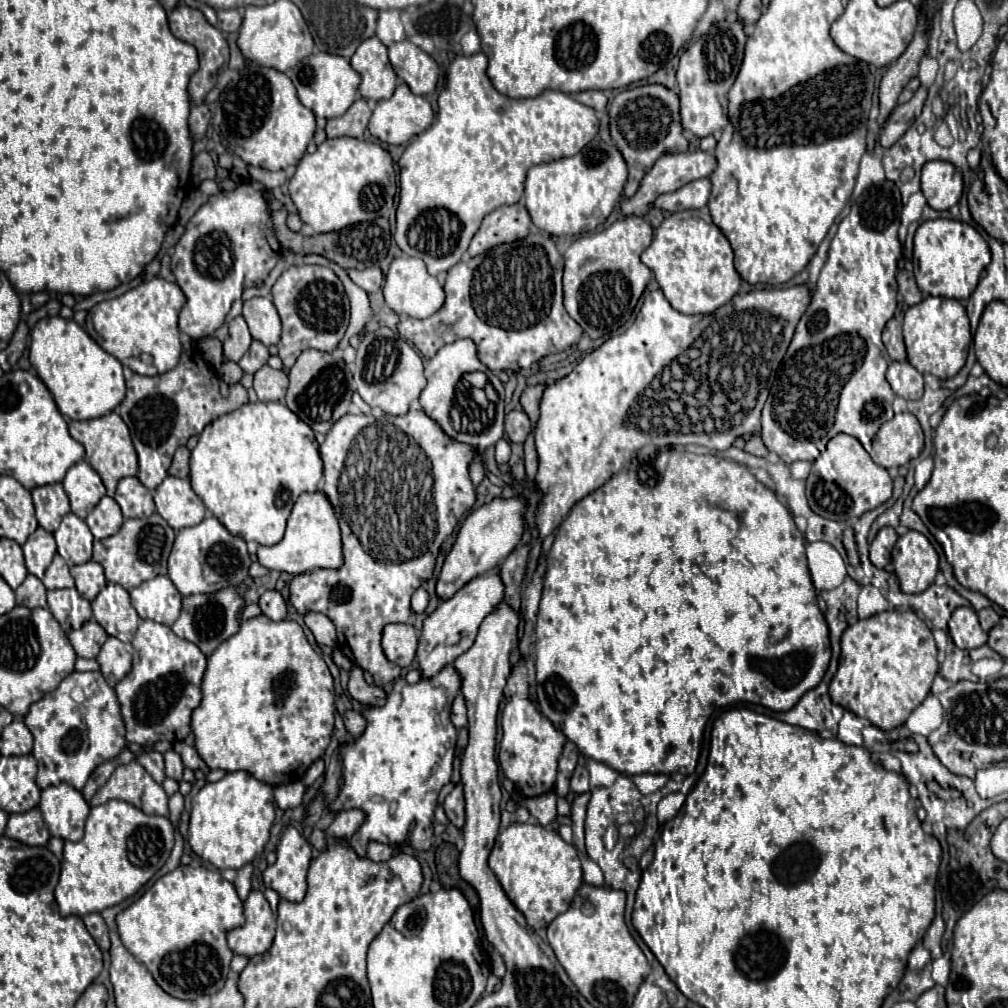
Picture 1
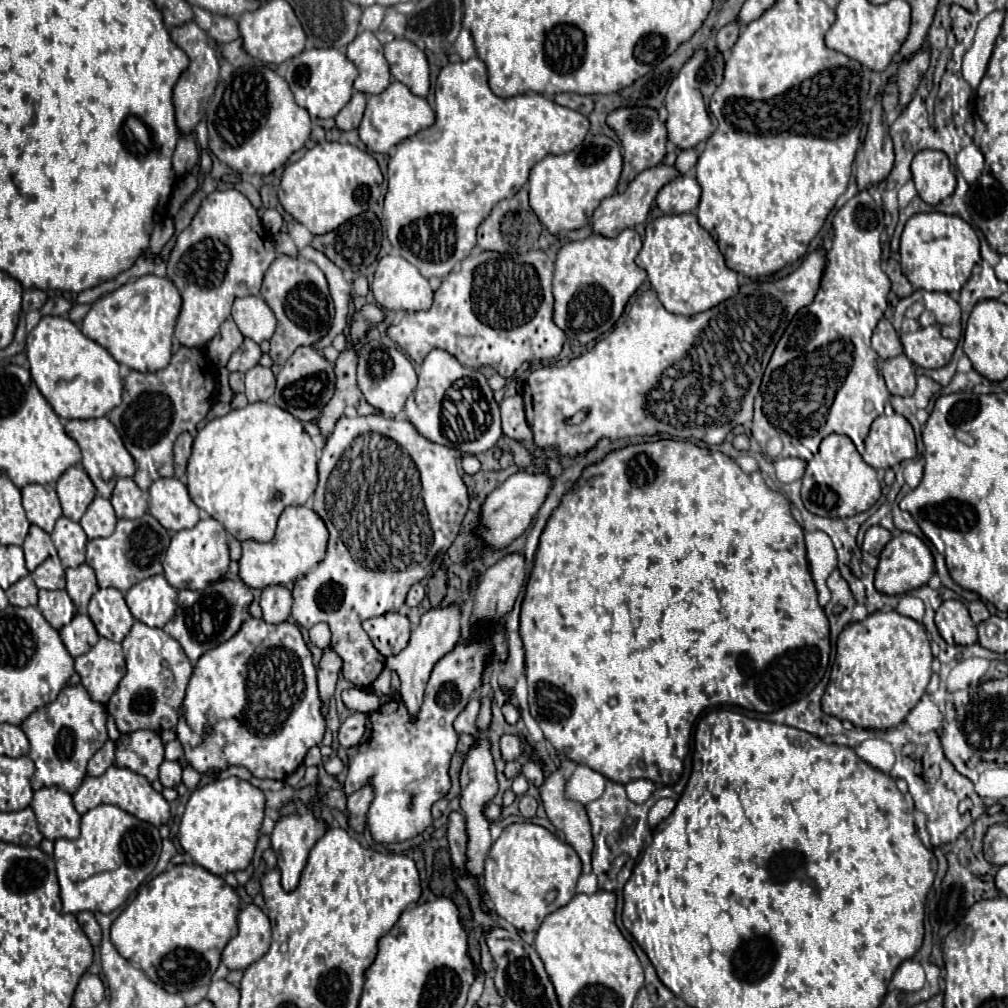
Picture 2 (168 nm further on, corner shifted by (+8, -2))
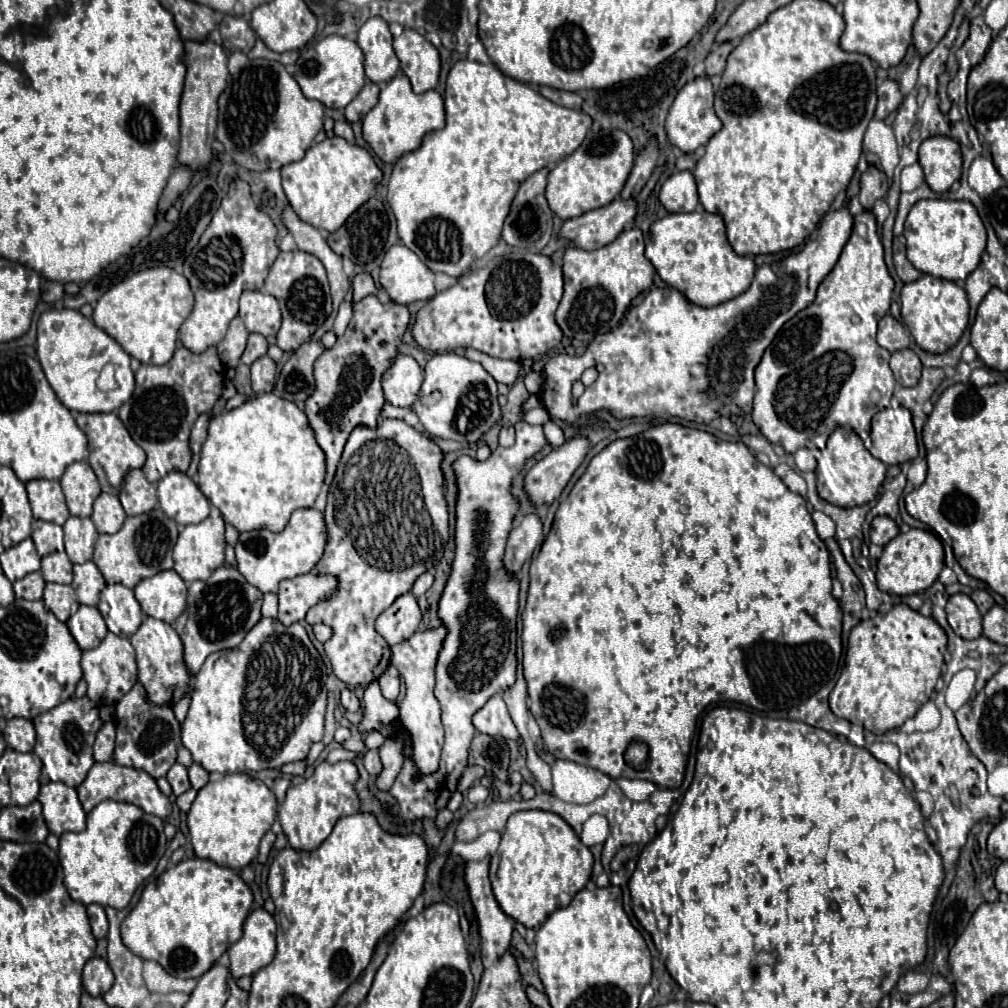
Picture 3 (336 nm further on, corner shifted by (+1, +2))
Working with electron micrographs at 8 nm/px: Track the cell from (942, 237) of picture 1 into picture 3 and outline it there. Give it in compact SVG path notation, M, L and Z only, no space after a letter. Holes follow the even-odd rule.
M918 200L904 224L908 260L924 274L944 280L964 280L986 250L986 228L976 208L966 200Z

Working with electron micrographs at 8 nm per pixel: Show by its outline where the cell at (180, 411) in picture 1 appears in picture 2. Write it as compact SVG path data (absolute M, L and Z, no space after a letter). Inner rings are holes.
M187 346L179 348L167 368L149 374L131 372L125 378L123 402L109 412L109 420L135 458L137 472L133 480L141 490L149 490L149 486L163 476L173 476L173 442L183 432L195 434L195 426L207 416L213 404L213 382L203 354Z

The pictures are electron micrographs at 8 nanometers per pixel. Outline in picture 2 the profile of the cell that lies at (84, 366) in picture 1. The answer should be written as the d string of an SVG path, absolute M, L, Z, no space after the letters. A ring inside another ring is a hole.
M43 316L27 336L27 358L31 378L61 418L101 418L121 404L119 364L103 346L81 334L69 318Z

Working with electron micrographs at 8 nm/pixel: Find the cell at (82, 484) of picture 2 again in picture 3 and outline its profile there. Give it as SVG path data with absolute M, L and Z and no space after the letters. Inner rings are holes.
M86 460L74 462L60 478L60 486L66 496L66 504L72 516L90 516L92 504L100 494L100 484Z

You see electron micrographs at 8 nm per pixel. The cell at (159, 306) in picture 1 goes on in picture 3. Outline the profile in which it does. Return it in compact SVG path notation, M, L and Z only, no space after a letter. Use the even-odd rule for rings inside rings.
M148 268L112 286L94 306L94 324L110 334L132 358L144 364L166 364L178 340L178 328L188 318L194 296L186 276L172 268Z

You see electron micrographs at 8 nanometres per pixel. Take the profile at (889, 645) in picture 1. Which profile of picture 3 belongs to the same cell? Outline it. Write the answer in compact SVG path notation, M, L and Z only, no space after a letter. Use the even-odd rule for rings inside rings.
M898 604L886 614L878 612L874 618L862 620L850 632L846 666L834 690L830 692L832 712L848 722L862 722L862 726L872 734L884 734L888 730L900 728L908 718L918 712L924 702L930 700L944 664L946 642L948 638L944 628L940 628L940 624L936 624L936 620L932 620L930 616L922 616L920 612L912 610L908 604Z

